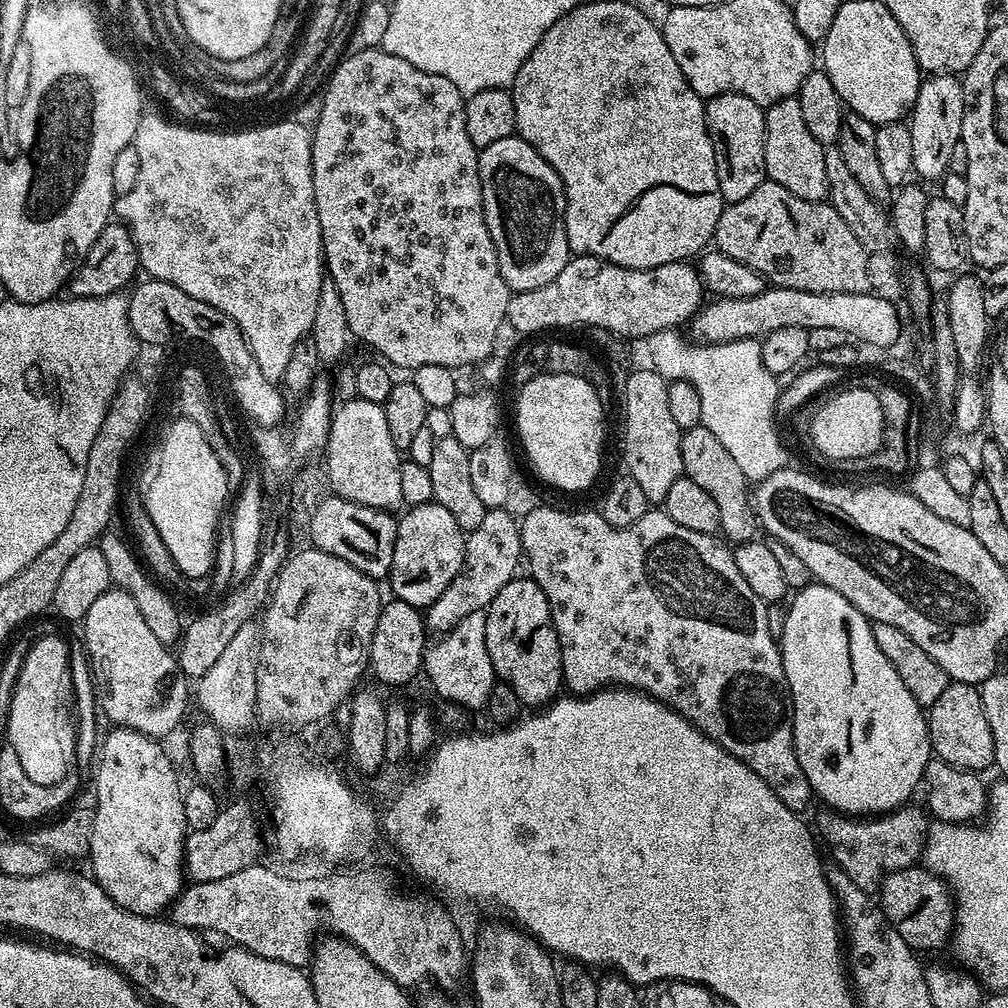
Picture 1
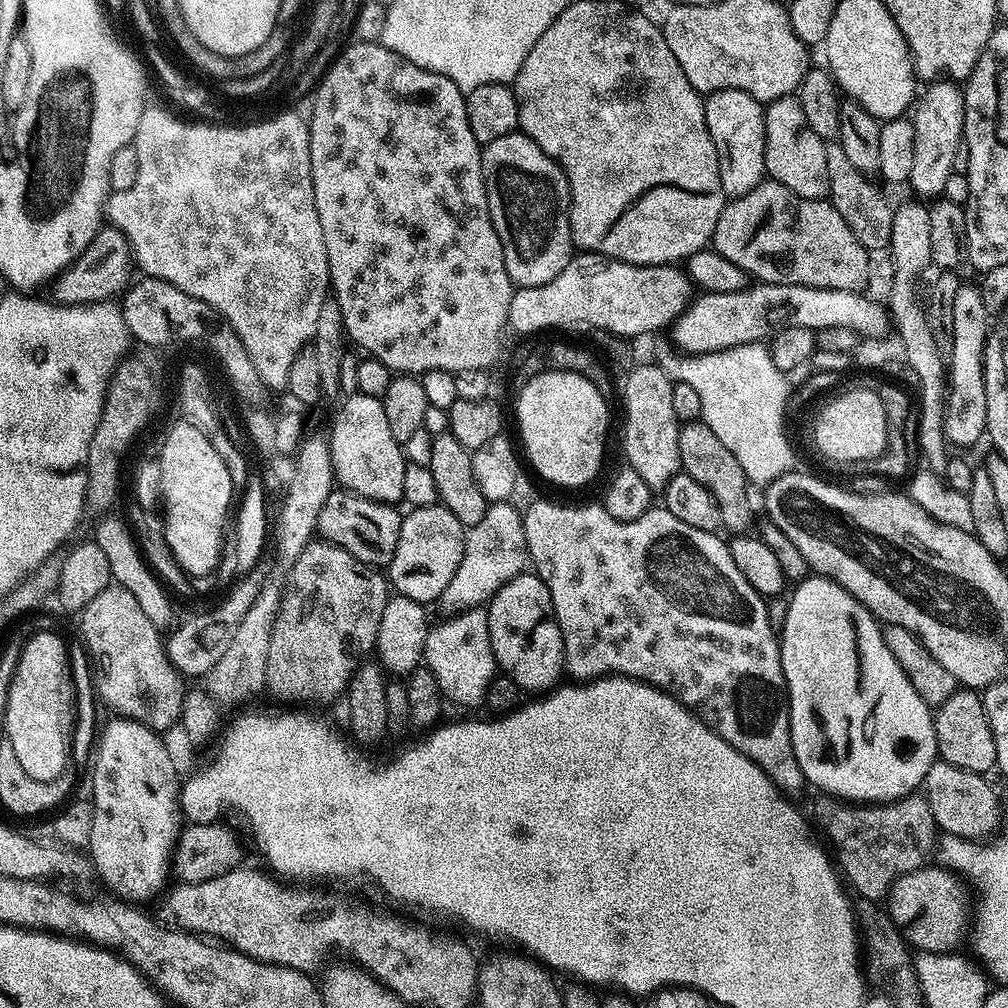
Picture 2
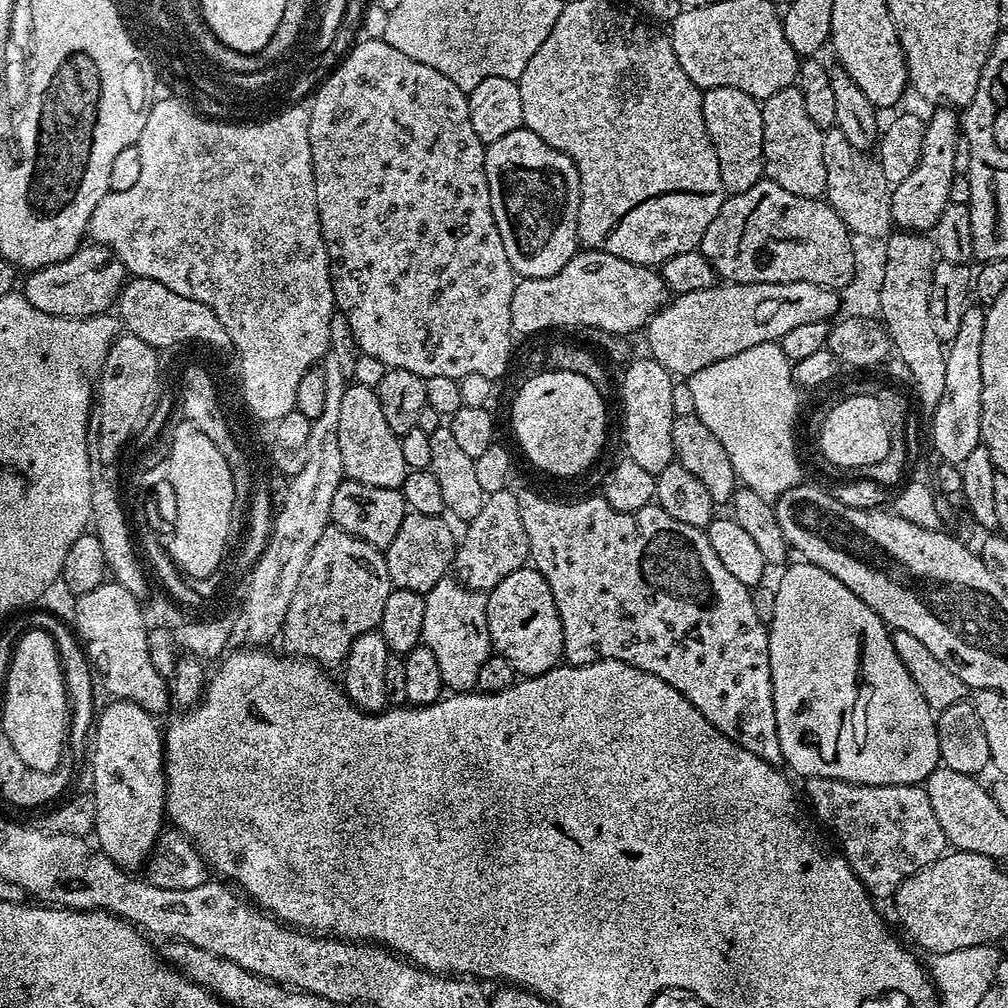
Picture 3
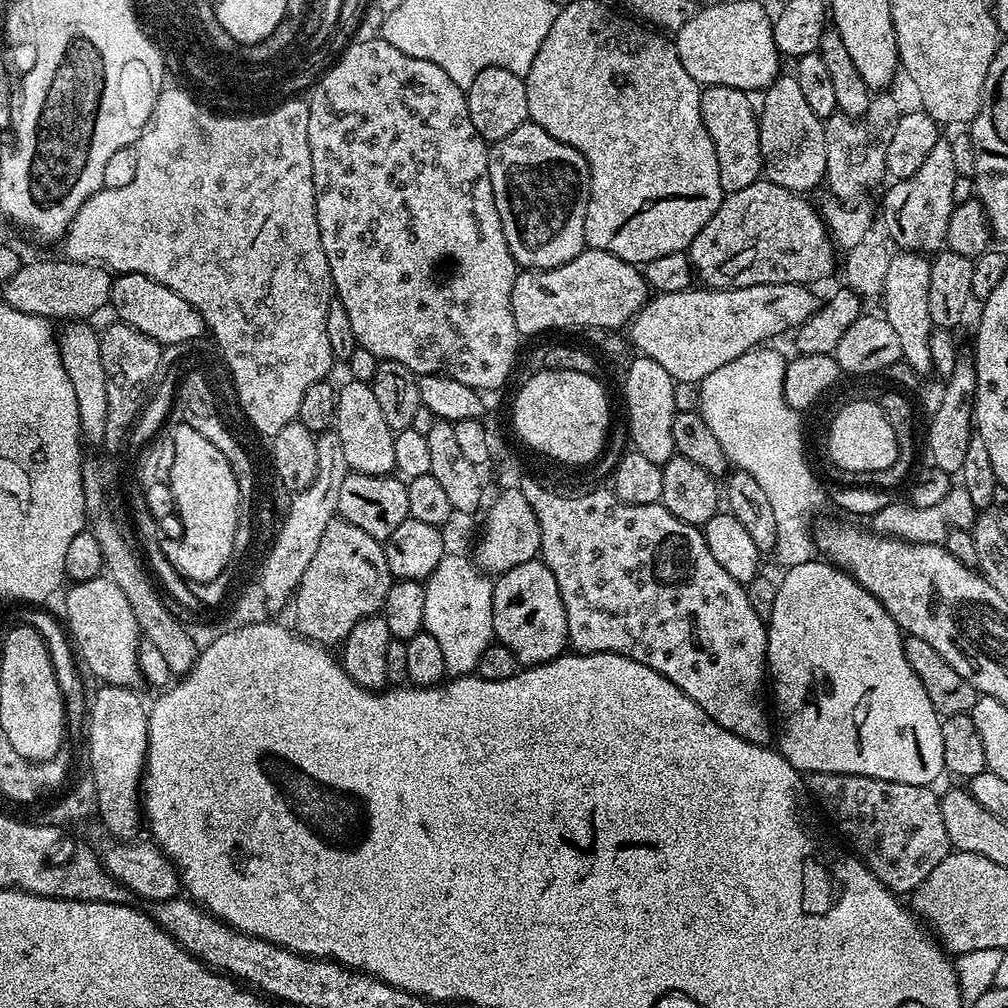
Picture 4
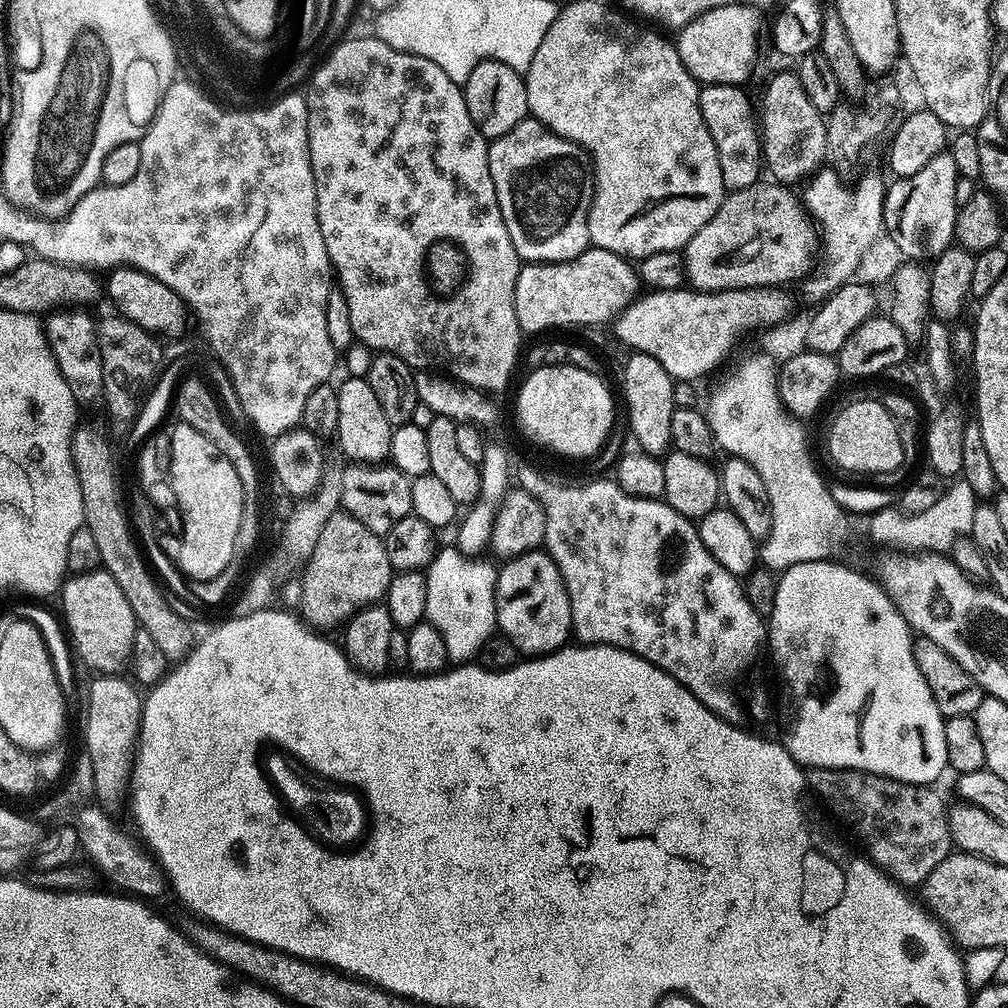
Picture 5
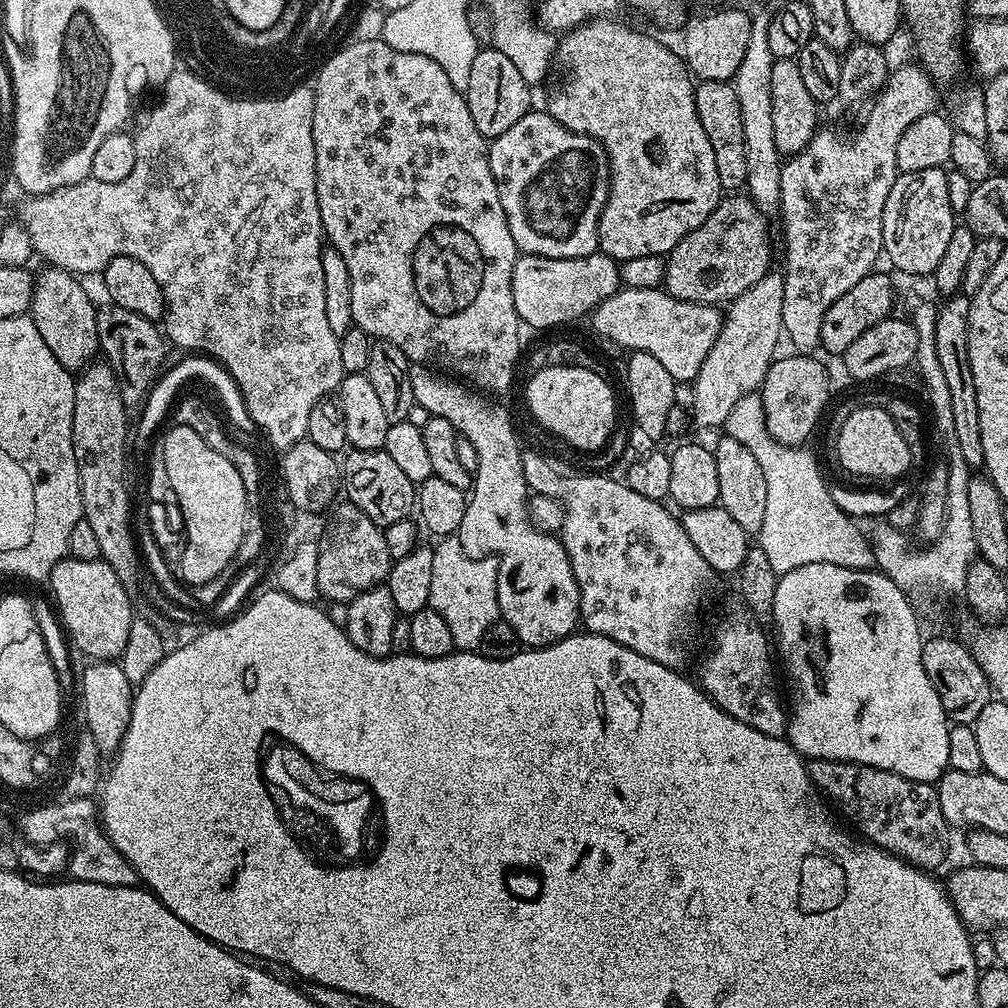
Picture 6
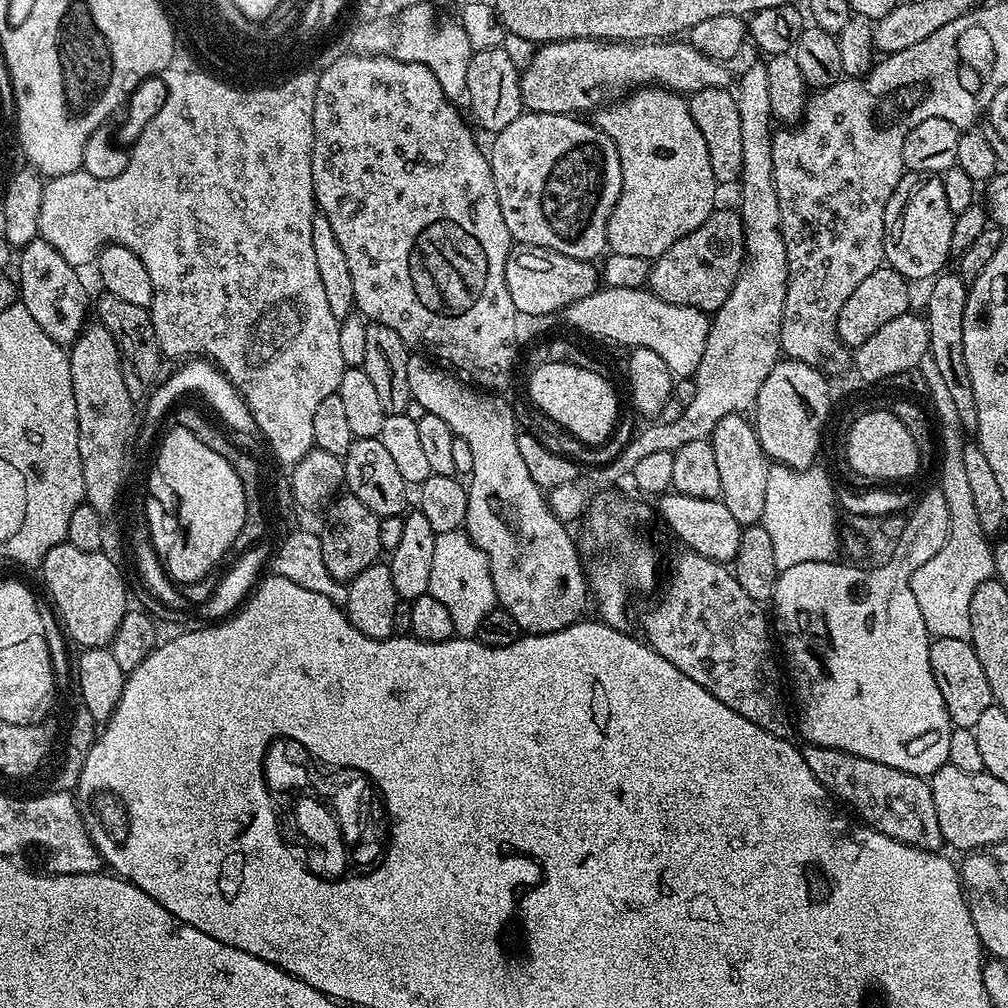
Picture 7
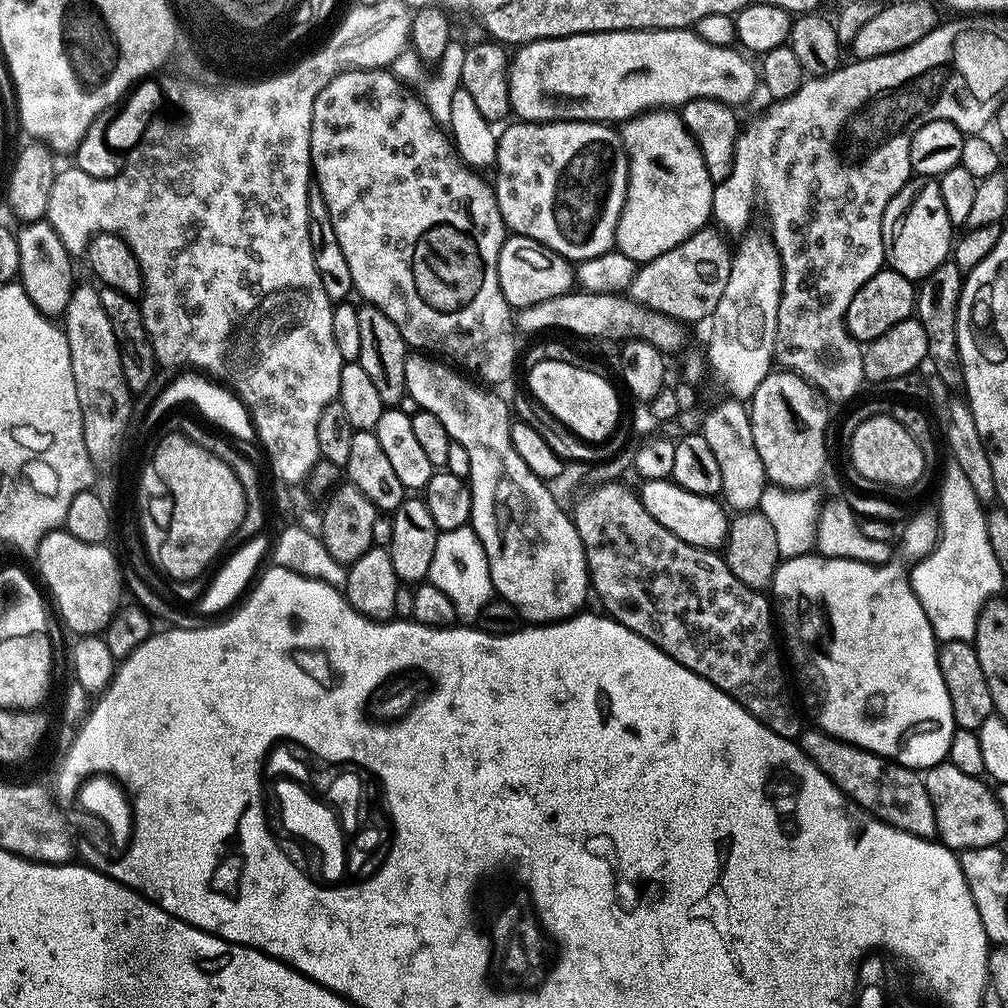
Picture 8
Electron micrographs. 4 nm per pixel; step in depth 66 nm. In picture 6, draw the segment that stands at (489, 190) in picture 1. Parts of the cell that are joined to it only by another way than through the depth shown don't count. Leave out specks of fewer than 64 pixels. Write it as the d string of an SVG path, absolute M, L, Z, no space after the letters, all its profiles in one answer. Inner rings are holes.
M529 110L506 134L488 145L488 161L506 210L506 222L517 249L530 256L574 258L591 256L600 247L600 215L610 190L610 166L604 147L592 136L578 134L549 116L547 111Z

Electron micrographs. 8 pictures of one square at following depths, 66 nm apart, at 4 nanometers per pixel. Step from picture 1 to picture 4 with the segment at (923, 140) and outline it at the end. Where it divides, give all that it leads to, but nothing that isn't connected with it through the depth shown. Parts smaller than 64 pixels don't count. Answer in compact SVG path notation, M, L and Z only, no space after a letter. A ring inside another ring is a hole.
M942 138L930 150L926 162L910 178L896 180L893 188L884 196L884 227L887 239L897 249L905 252L935 254L945 247L946 226L954 207L954 170L953 151L948 140Z

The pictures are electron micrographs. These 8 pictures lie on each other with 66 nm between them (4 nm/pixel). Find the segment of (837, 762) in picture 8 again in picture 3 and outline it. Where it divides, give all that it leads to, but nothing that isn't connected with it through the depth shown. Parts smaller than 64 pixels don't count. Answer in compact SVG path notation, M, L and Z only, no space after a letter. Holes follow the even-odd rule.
M809 776L803 784L814 816L816 811L815 819L825 829L836 831L848 865L868 895L877 901L887 896L888 899L895 897L902 882L930 866L930 862L943 856L949 847L946 834L934 814L934 806L930 806L927 787L918 784L870 786L821 776Z

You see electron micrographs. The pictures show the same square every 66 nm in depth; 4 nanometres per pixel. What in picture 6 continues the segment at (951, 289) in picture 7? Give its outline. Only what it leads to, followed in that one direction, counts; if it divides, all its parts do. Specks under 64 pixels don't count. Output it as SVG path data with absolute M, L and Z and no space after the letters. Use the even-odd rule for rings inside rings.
M952 294L945 304L936 310L936 349L938 362L942 362L942 374L946 374L946 386L950 390L950 410L954 413L954 438L962 446L962 458L969 469L980 470L984 466L982 450L982 422L978 419L978 390L974 390L974 370L970 370L970 322L968 311L971 299L963 294Z

